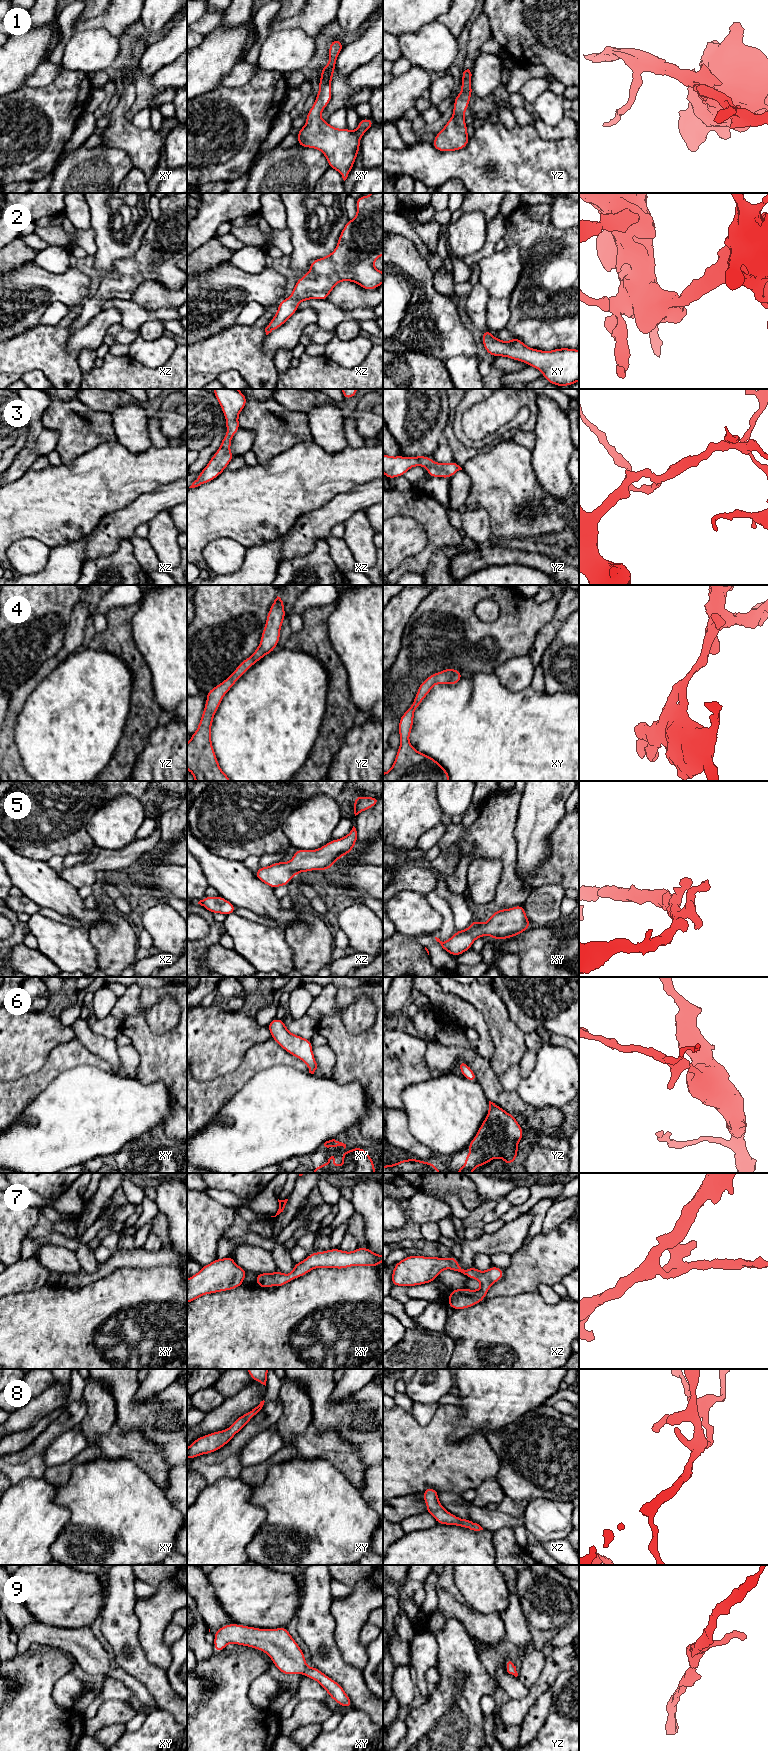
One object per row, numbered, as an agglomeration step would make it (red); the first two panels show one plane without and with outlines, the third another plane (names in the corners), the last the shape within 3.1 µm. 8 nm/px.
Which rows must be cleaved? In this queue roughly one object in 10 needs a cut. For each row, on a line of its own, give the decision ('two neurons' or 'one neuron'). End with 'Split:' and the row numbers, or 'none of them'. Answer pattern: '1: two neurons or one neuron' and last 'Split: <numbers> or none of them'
1: one neuron
2: one neuron
3: one neuron
4: one neuron
5: one neuron
6: one neuron
7: one neuron
8: one neuron
9: one neuron
Split: none of them

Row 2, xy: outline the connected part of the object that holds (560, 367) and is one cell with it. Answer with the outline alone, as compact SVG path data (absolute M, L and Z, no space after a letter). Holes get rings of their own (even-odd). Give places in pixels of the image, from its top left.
M483 330L481 339L486 352L494 357L508 357L522 361L542 372L543 377L559 387L570 386L579 381L579 350L558 348L551 351L532 349L520 339L512 337L506 342Z

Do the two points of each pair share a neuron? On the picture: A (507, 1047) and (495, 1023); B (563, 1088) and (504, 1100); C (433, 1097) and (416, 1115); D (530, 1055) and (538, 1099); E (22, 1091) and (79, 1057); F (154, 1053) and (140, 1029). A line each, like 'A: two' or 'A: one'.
A: one
B: two
C: one
D: two
E: one
F: one

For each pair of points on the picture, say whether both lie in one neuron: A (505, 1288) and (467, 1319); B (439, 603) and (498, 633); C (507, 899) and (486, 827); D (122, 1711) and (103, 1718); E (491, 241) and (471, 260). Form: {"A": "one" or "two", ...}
{"A": "two", "B": "one", "C": "one", "D": "one", "E": "one"}

